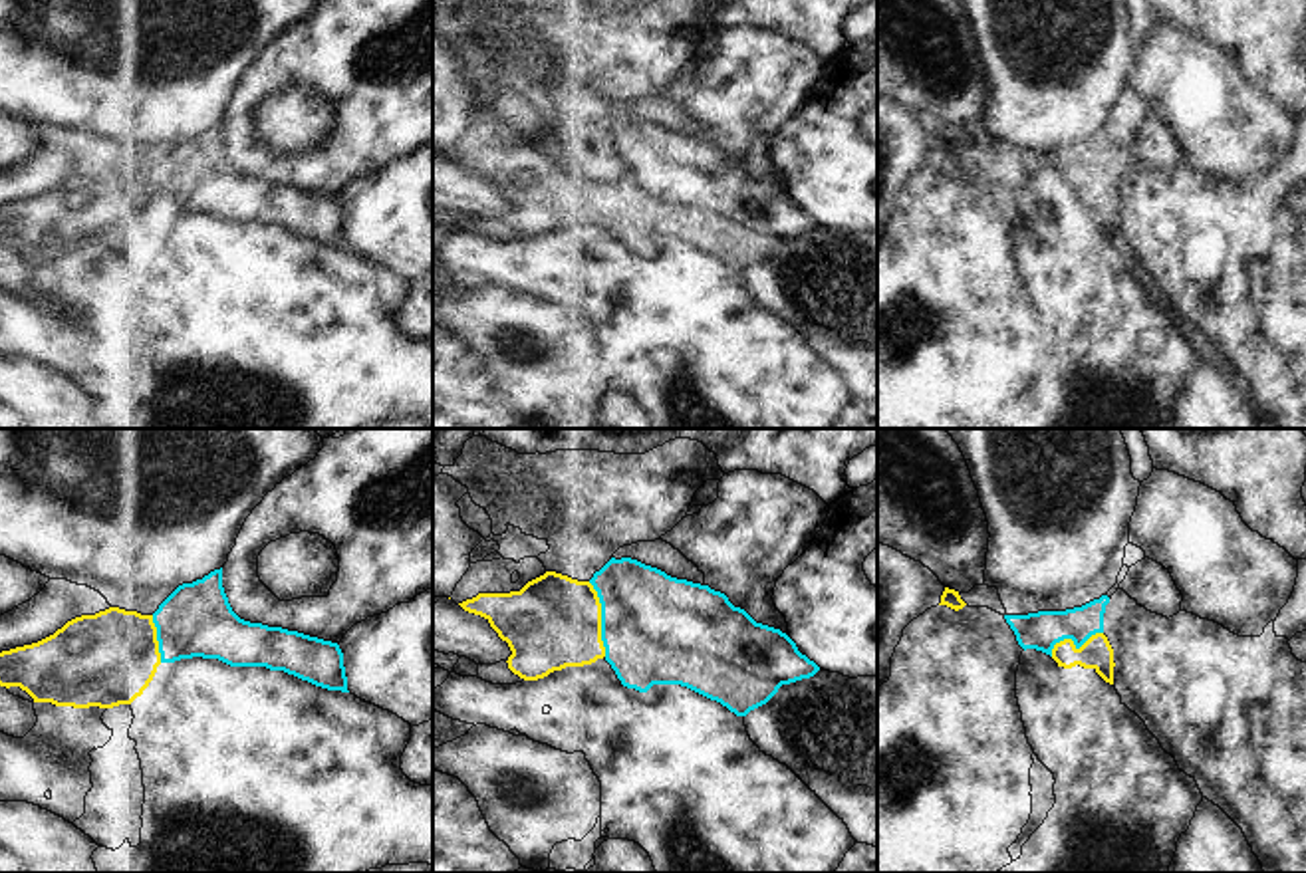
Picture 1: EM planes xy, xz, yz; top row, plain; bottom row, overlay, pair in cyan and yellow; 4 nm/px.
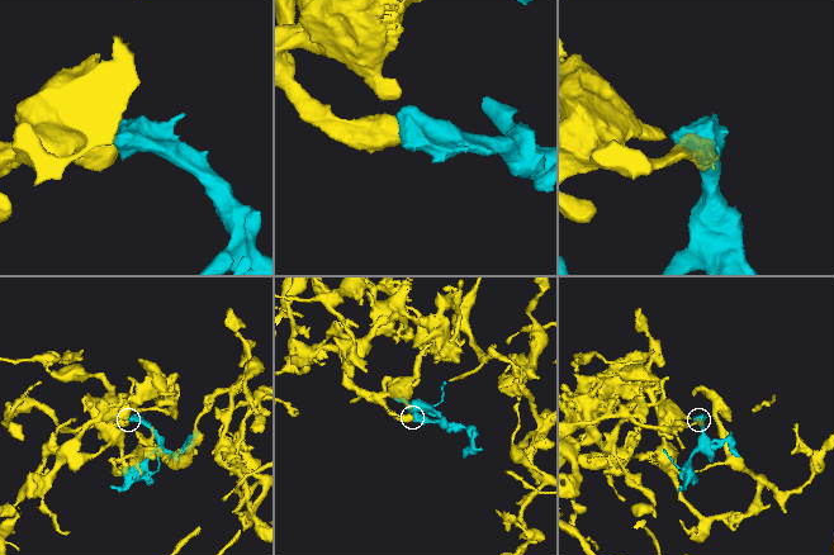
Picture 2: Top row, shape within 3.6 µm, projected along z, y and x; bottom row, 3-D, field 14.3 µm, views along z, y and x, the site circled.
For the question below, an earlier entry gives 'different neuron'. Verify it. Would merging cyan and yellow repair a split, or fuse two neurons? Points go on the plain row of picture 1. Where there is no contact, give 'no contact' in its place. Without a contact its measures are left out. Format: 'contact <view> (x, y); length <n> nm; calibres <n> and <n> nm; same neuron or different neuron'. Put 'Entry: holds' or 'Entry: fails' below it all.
contact xz (602, 175); length 320 nm; calibres 440 and 380 nm; same neuron
Entry: fails

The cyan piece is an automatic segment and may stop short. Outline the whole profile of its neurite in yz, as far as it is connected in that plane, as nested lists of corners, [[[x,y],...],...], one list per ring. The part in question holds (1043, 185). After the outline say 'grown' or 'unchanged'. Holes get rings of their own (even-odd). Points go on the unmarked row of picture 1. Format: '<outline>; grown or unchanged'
[[[1108,151],[1066,167],[1038,167],[1028,171],[1004,171],[1018,200],[1050,210],[1058,222],[1076,220],[1094,224],[1113,240],[1113,204],[1104,190]]]; grown

